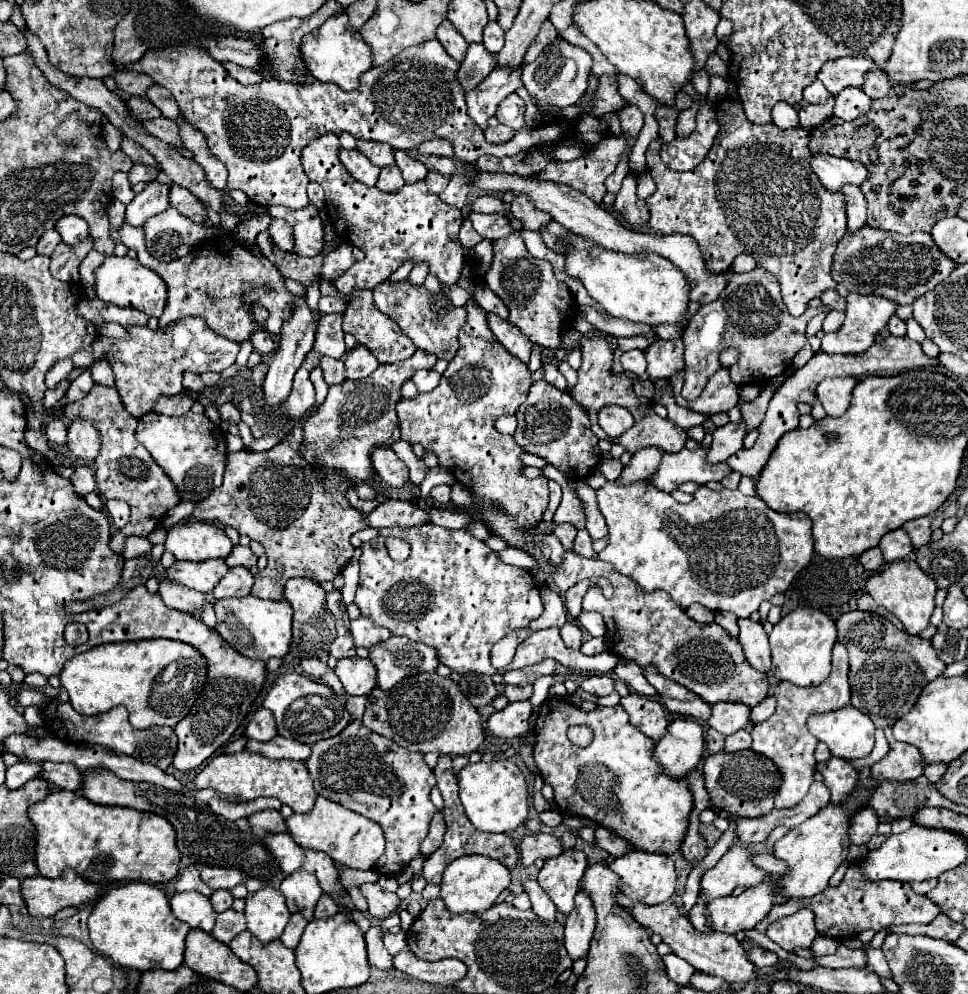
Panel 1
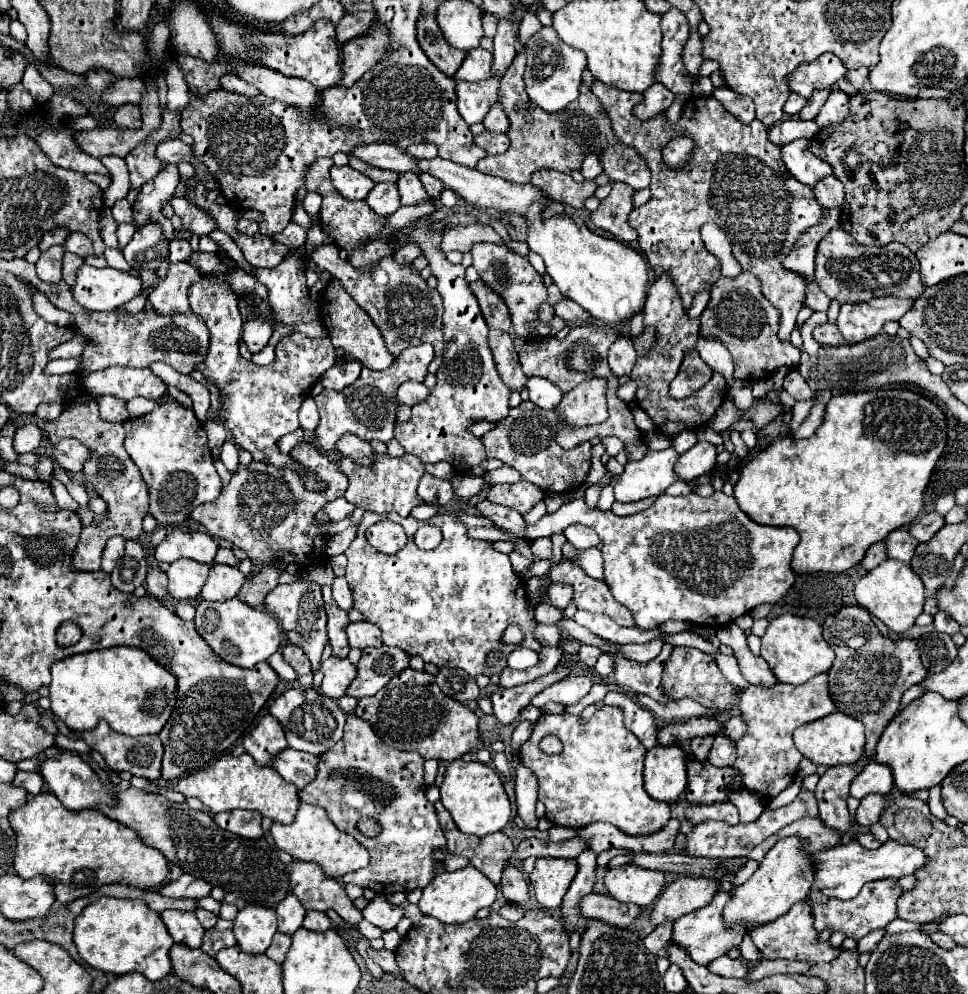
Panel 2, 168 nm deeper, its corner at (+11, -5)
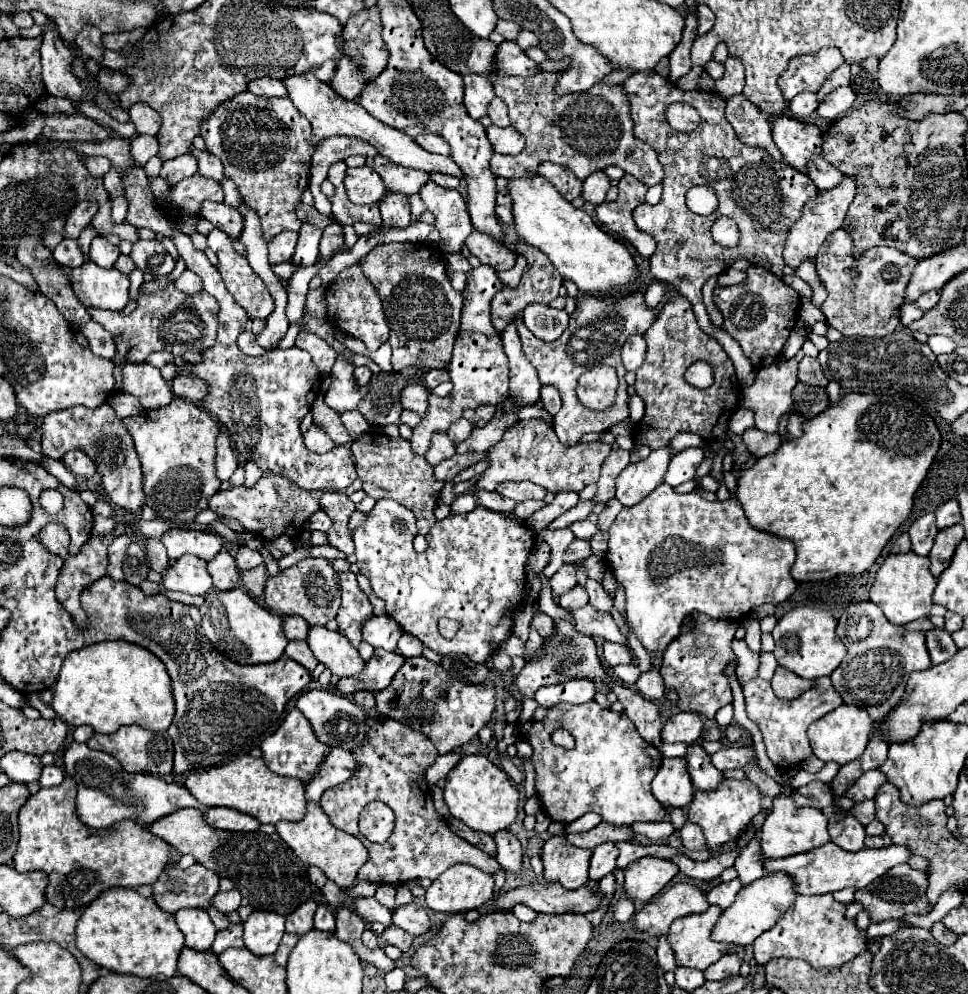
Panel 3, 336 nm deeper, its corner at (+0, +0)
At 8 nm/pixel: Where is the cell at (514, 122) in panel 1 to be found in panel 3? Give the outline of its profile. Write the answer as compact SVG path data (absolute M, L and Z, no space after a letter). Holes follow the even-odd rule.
M495 97L495 99L491 101L491 105L489 105L489 113L487 113L487 115L491 117L493 125L497 125L497 127L507 127L507 125L509 125L507 105L505 105L499 97Z

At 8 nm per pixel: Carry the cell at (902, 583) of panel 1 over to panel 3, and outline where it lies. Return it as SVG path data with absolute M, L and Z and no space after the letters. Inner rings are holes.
M915 553L889 555L875 575L871 587L871 601L885 613L893 625L905 625L919 617L927 617L933 605L931 595L937 585L937 579L929 571L929 557L919 557Z

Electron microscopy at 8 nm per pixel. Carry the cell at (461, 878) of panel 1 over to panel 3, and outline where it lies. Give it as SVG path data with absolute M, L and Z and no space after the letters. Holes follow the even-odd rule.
M471 865L449 867L425 893L427 907L441 913L459 913L487 905L493 899L493 877Z

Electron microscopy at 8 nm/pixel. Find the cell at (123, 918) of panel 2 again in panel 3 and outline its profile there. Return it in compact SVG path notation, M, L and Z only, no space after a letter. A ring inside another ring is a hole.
M123 887L99 893L99 897L79 917L77 937L77 949L99 967L137 977L173 977L177 973L179 953L185 947L183 933L173 915L159 911L153 899L145 899L135 889Z

